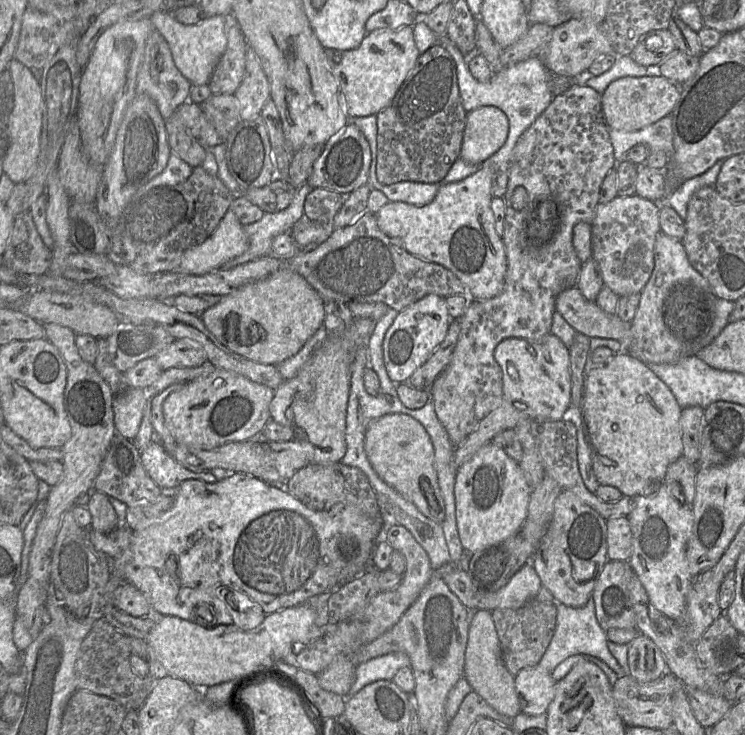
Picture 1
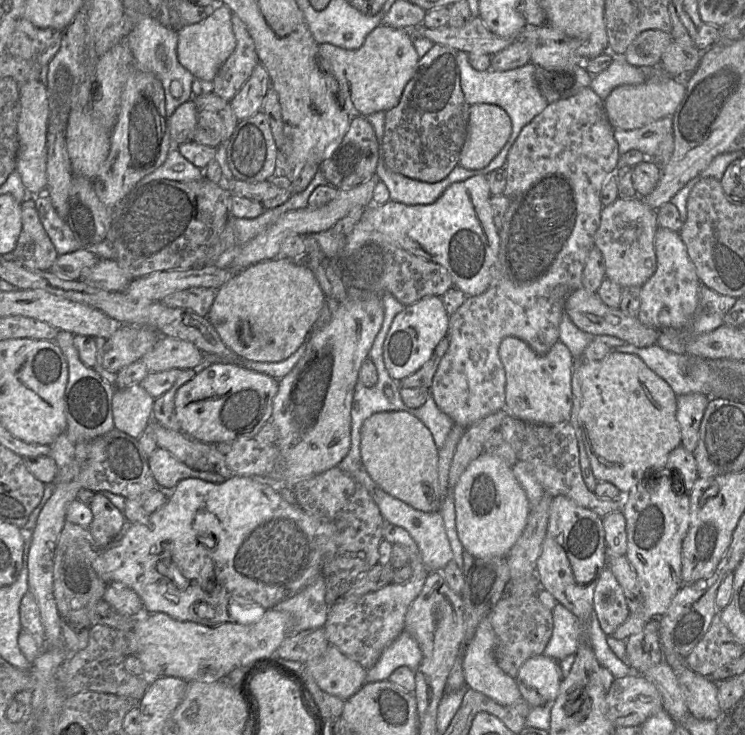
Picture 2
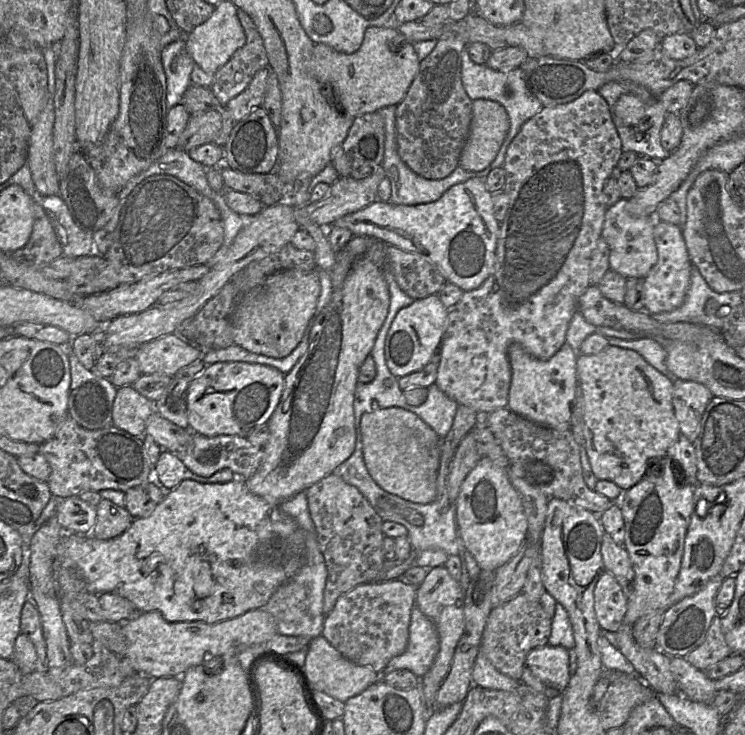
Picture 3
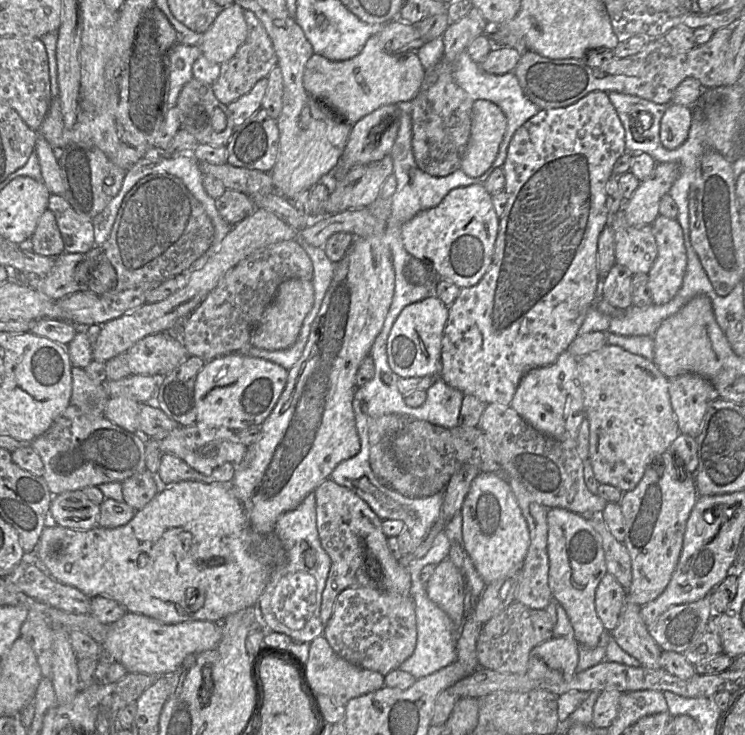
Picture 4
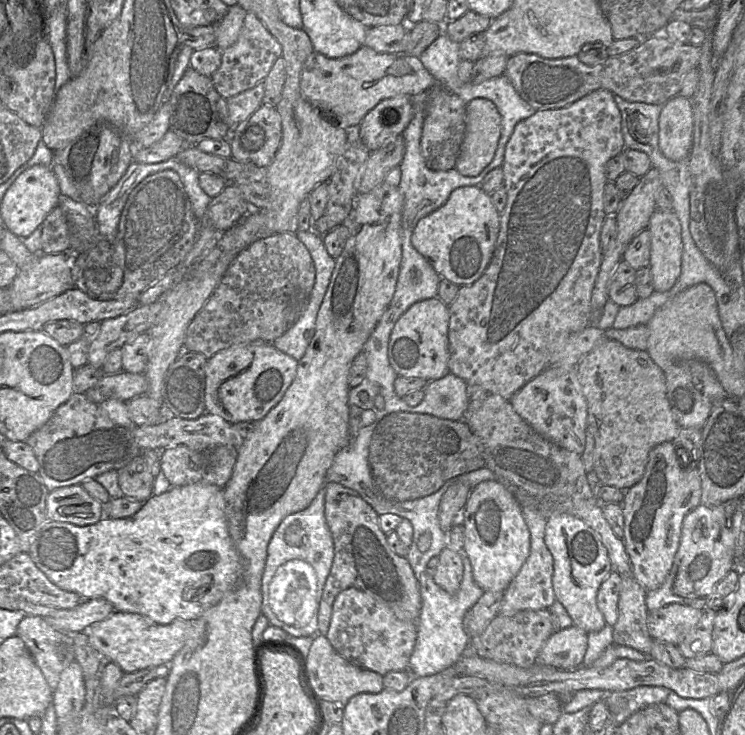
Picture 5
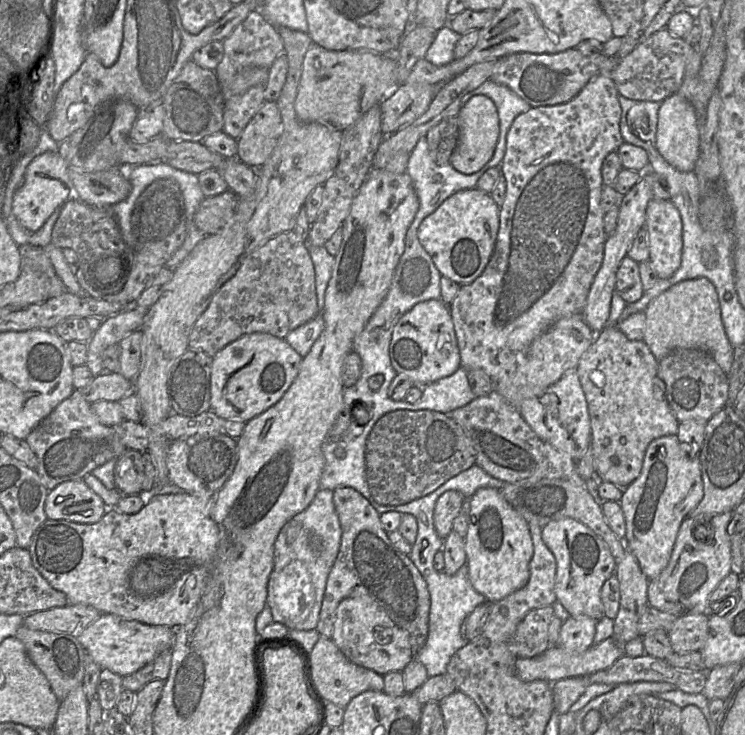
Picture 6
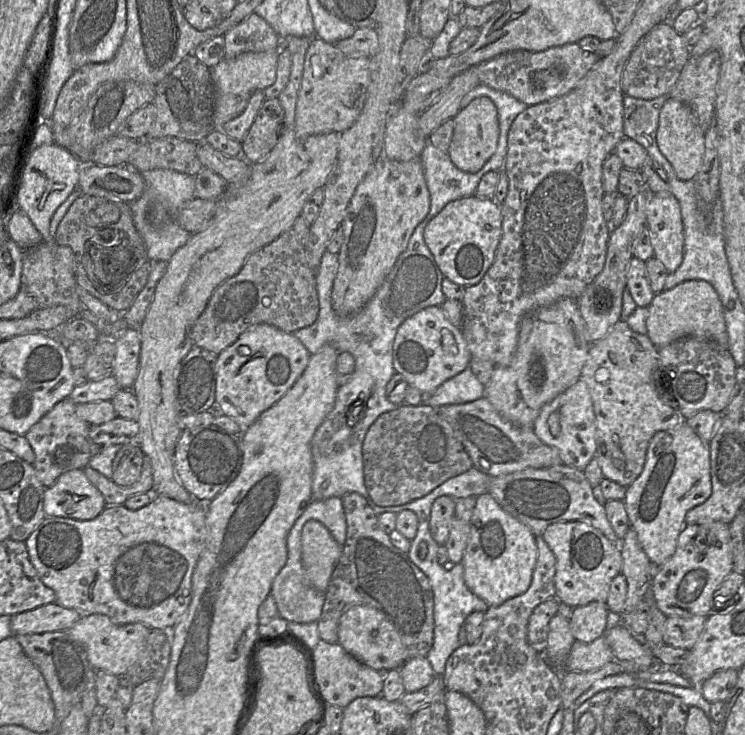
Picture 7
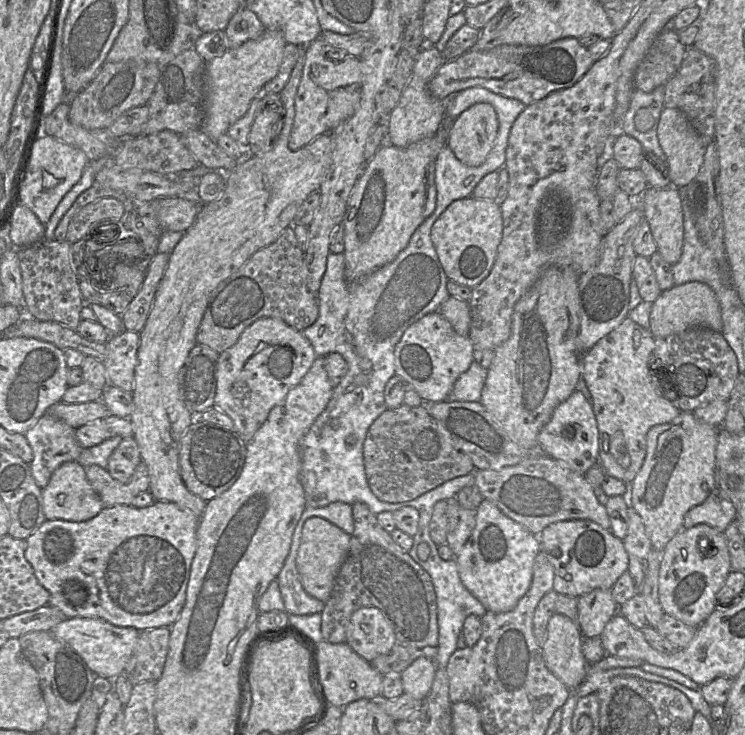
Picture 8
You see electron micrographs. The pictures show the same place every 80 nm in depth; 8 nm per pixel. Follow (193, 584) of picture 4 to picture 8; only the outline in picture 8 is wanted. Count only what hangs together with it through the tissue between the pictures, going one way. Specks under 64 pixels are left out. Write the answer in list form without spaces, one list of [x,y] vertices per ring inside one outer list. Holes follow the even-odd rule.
[[[155,501],[151,506],[135,508],[130,505],[104,507],[95,517],[87,521],[73,522],[46,519],[26,541],[25,559],[33,568],[38,582],[49,592],[49,603],[61,610],[67,618],[98,618],[119,627],[132,627],[138,631],[158,627],[170,627],[179,617],[185,601],[190,569],[197,549],[197,528],[199,519],[174,503]]]

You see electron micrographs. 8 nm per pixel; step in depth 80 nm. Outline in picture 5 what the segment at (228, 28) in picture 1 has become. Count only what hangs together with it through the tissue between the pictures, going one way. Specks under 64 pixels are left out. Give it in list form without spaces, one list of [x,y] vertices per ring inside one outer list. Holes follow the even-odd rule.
[[[246,12],[237,40],[222,52],[221,65],[211,76],[213,86],[225,100],[252,89],[266,79],[281,55],[282,48],[275,37],[253,12]]]

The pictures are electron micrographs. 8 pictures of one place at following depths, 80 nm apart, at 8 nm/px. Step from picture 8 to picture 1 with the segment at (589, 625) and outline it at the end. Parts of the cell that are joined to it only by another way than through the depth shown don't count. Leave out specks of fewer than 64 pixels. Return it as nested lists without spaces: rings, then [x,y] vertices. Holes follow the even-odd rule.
[[[536,665],[520,670],[514,676],[514,681],[520,702],[520,713],[529,716],[546,713],[554,698],[557,682],[551,673]]]

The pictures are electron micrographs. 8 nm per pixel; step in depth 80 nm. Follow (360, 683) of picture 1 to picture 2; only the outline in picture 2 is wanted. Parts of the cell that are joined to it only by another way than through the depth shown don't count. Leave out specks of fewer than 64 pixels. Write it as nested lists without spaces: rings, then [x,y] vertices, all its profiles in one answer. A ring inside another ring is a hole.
[[[403,631],[383,650],[375,665],[367,670],[366,683],[388,680],[392,672],[401,666],[415,671],[421,660],[422,652],[417,641]]]

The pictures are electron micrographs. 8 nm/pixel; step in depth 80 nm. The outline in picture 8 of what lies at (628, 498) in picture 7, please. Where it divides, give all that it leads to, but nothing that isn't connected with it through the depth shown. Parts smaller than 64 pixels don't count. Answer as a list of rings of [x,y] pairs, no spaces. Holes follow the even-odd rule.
[[[681,411],[669,423],[658,424],[647,433],[643,465],[630,483],[629,505],[640,515],[652,549],[663,551],[667,543],[683,528],[685,514],[710,495],[715,483],[715,451],[719,428],[698,421],[693,412]]]

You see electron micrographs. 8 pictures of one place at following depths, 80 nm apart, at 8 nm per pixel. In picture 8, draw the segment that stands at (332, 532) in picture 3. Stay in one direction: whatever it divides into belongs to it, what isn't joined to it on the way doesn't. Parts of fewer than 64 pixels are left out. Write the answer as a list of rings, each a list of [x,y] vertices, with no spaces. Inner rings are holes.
[[[353,503],[352,514],[354,531],[349,552],[321,612],[321,633],[330,643],[345,643],[352,614],[362,607],[377,607],[393,628],[395,643],[387,654],[376,657],[370,664],[382,676],[401,675],[417,658],[434,660],[437,654],[437,603],[433,583],[430,575],[381,527],[365,503]]]

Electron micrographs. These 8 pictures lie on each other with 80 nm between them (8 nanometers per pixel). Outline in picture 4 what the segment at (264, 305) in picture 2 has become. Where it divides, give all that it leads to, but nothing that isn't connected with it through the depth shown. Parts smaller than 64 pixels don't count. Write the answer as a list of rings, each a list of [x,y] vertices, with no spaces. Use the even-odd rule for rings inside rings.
[[[292,278],[283,281],[275,297],[264,311],[259,323],[250,335],[250,345],[265,350],[283,350],[292,346],[300,332],[302,323],[313,306],[314,287],[310,280]]]

